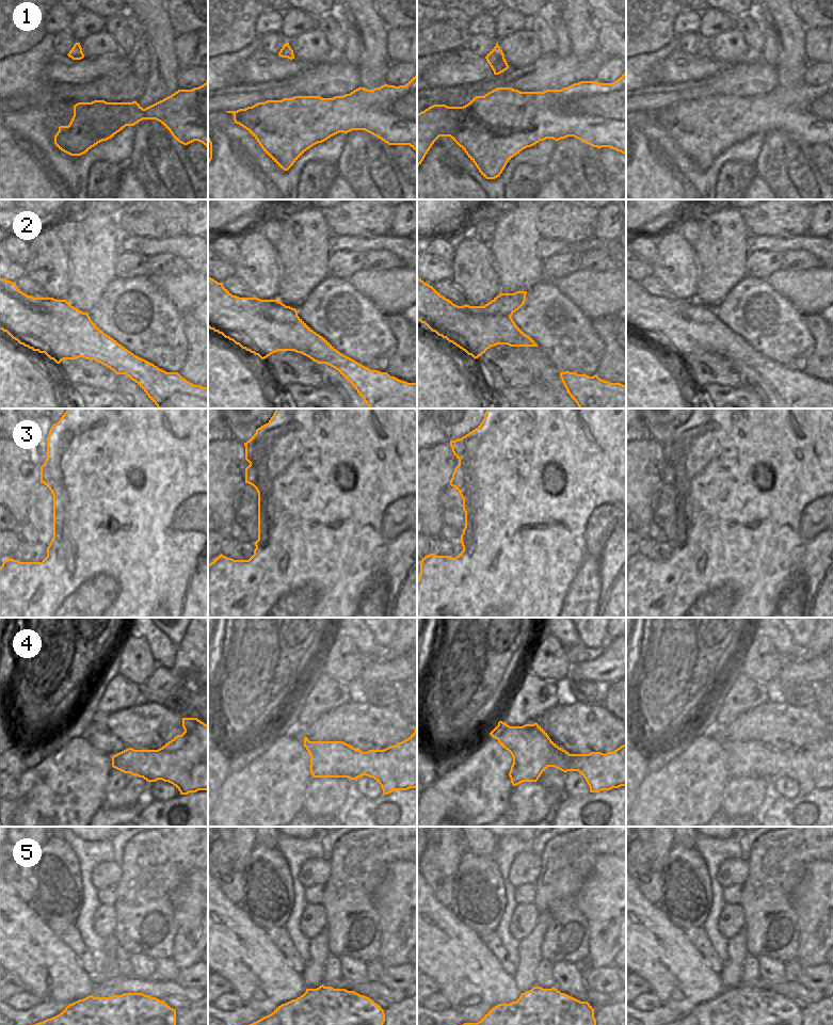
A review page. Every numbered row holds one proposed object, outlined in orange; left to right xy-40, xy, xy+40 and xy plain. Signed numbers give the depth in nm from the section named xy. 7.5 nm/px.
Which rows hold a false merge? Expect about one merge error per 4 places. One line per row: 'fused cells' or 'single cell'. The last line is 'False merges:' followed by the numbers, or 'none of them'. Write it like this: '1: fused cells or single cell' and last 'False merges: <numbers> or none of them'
1: single cell
2: fused cells
3: single cell
4: single cell
5: fused cells
False merges: 2, 5

